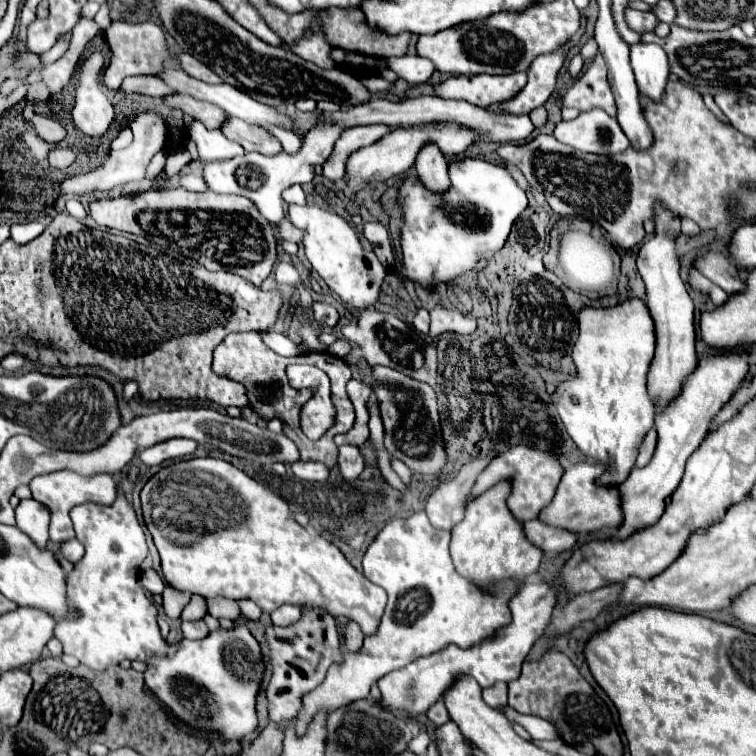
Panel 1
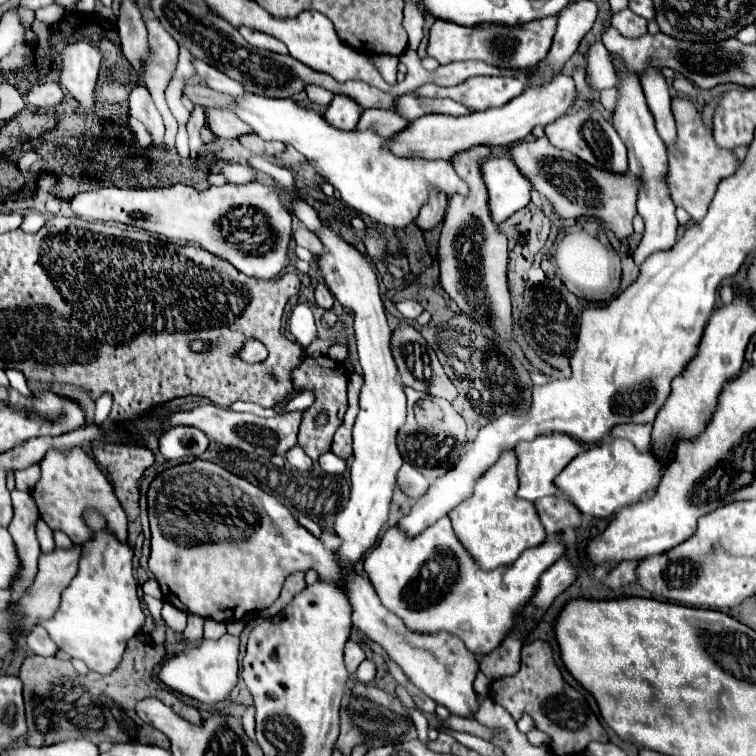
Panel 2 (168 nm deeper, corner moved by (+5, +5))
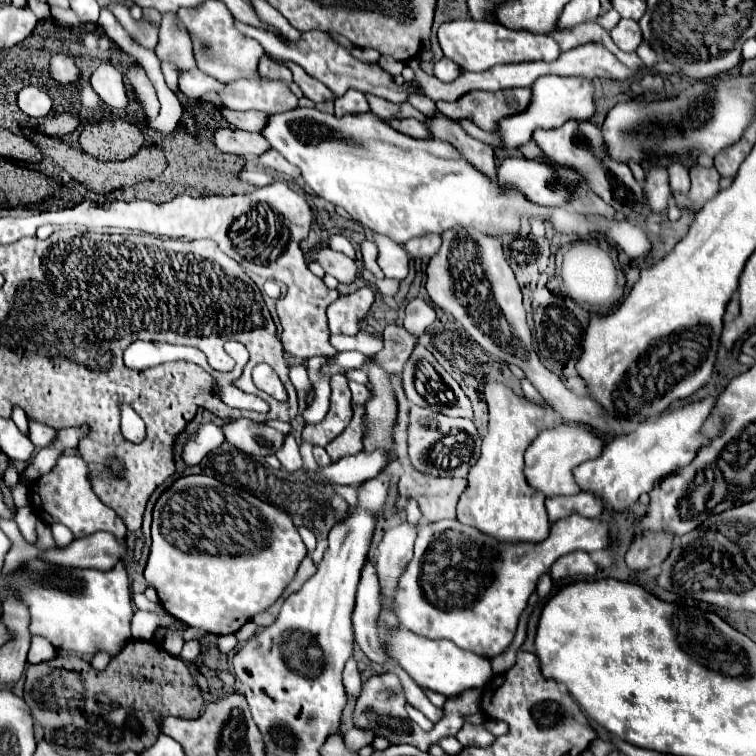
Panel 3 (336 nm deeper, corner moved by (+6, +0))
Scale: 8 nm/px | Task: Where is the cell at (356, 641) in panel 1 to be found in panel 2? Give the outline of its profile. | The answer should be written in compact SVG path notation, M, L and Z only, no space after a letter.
M348 640L346 642L346 648L344 648L344 662L346 662L346 668L350 674L356 672L356 668L360 666L360 662L364 660L364 650L354 642L354 640Z

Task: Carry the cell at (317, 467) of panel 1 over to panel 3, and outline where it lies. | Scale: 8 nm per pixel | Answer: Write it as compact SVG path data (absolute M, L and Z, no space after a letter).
M287 435L287 437L285 437L285 445L279 449L277 459L279 459L279 461L281 461L281 465L283 465L287 471L291 471L291 473L295 473L295 471L303 469L303 459L301 459L299 443L297 443L291 435Z

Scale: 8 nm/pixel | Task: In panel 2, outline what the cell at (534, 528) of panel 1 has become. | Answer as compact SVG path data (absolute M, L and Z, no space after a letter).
M546 496L542 500L536 500L536 508L548 532L548 538L564 532L566 528L580 526L582 514L578 512L578 508L568 504L568 500L562 500L562 496Z

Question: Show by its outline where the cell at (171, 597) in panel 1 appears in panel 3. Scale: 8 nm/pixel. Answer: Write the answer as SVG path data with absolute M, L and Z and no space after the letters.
M173 621L169 627L167 627L167 635L165 635L165 641L163 641L163 649L173 653L173 655L179 655L181 649L183 649L183 635L181 631L185 631L185 625L181 621Z

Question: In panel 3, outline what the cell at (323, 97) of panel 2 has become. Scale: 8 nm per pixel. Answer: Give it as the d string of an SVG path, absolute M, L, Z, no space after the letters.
M287 61L287 65L293 71L293 81L301 87L301 91L303 91L303 95L307 99L311 99L315 103L323 103L323 101L333 101L335 99L335 95L321 81L309 77L297 63L289 63Z

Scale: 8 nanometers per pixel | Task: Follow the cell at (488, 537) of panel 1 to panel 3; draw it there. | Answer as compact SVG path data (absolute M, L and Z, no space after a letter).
M487 383L485 385L485 399L489 405L489 431L483 439L481 447L481 457L479 461L471 467L467 475L467 489L463 491L459 505L457 505L457 521L463 525L471 525L479 529L481 533L501 541L501 543L541 543L547 533L549 533L549 523L547 523L547 511L545 511L545 497L537 493L535 489L529 489L525 475L523 475L523 453L529 447L529 443L537 437L539 433L539 421L545 417L545 409L517 397L509 387L501 383Z

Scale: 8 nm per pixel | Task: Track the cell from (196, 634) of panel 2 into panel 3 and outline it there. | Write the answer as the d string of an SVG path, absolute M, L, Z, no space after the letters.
M191 639L191 641L185 643L185 647L183 647L183 651L181 651L181 657L187 659L187 661L193 661L193 659L199 655L199 651L201 651L199 641L197 641L197 639Z

